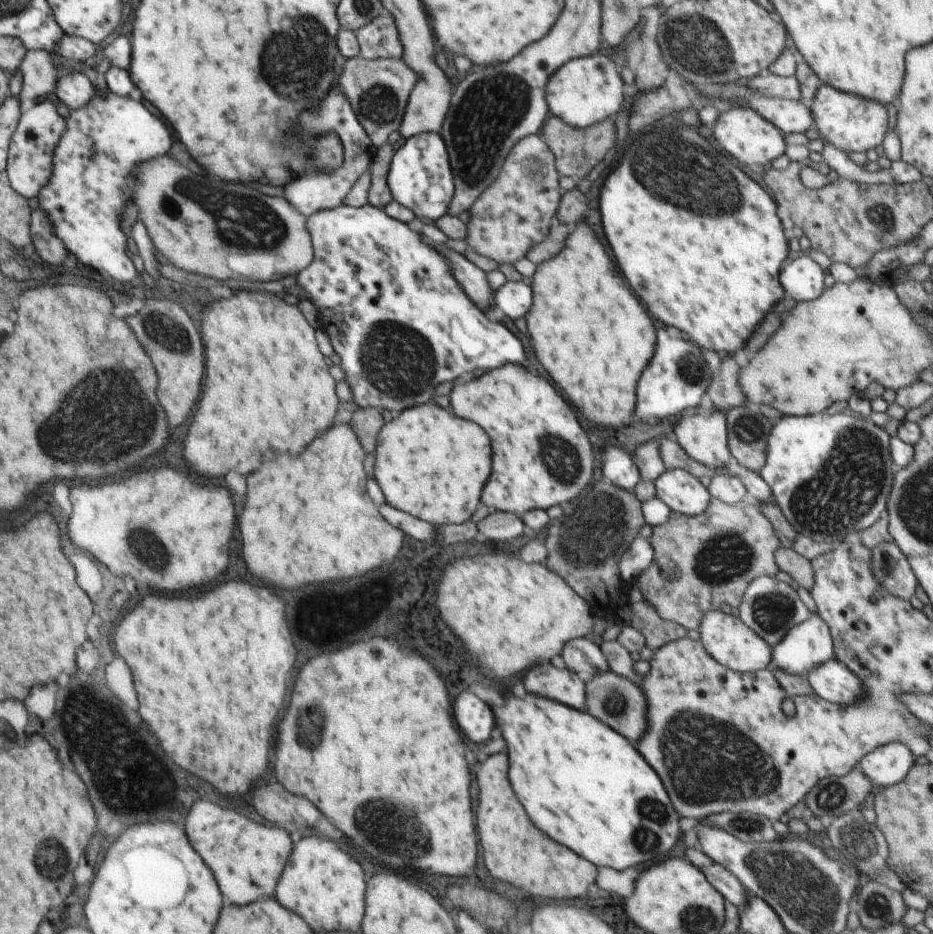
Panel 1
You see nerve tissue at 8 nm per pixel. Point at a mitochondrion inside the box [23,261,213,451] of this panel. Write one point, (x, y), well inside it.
(166, 330)

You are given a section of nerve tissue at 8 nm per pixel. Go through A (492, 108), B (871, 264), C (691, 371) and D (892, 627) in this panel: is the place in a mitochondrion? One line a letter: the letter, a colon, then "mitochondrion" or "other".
A: mitochondrion
B: other
C: mitochondrion
D: other

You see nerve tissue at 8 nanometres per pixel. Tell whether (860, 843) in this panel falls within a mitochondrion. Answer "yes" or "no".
yes

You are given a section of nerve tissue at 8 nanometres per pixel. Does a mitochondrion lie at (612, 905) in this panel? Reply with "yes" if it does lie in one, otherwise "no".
no

